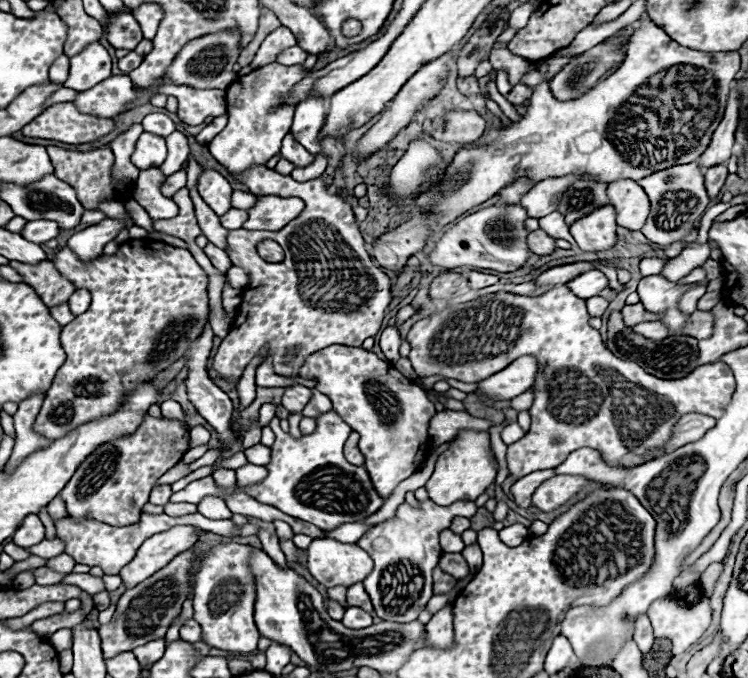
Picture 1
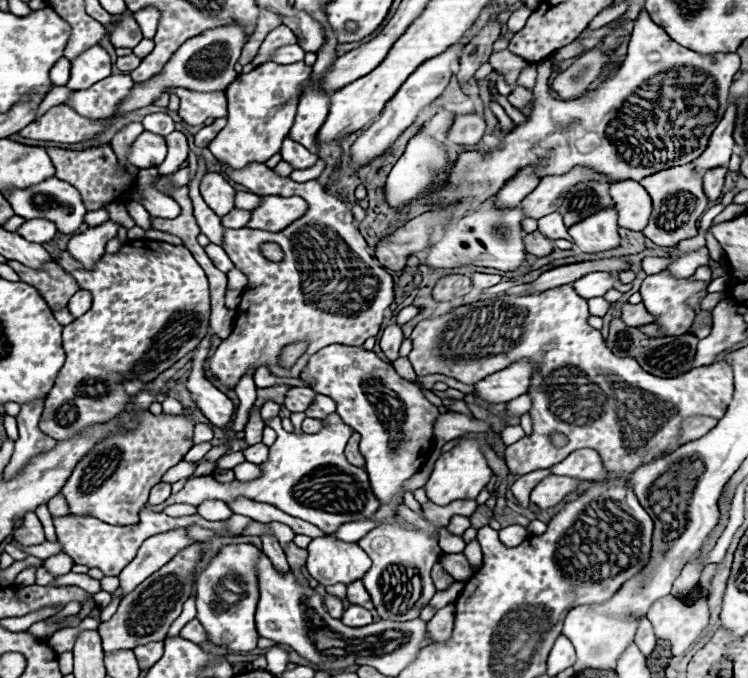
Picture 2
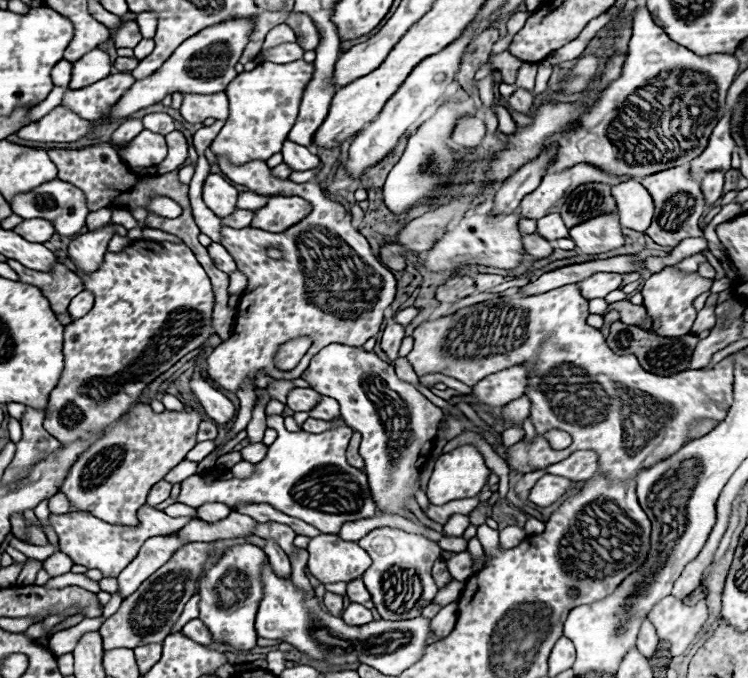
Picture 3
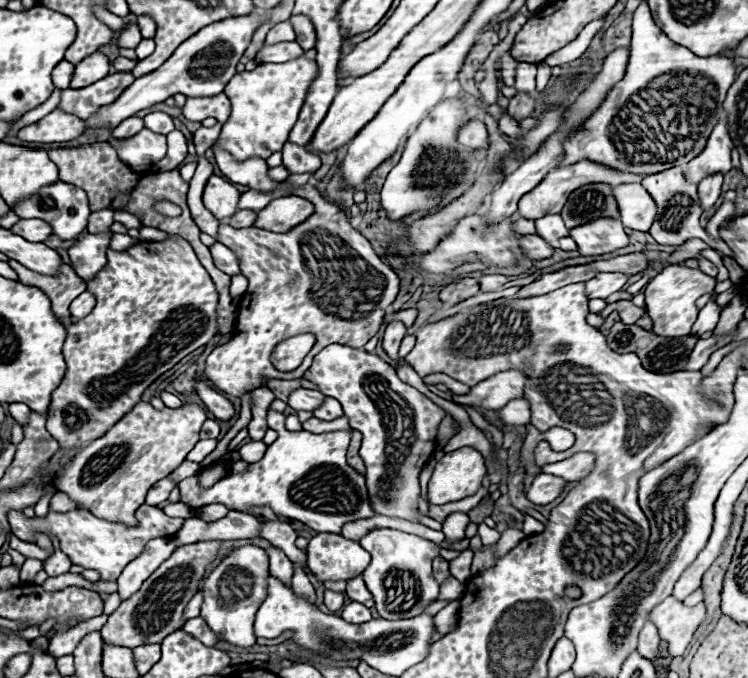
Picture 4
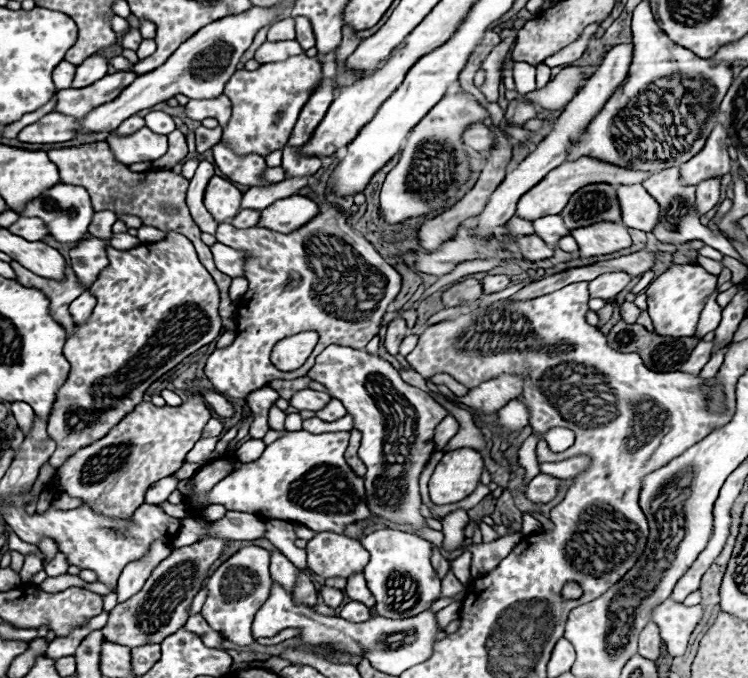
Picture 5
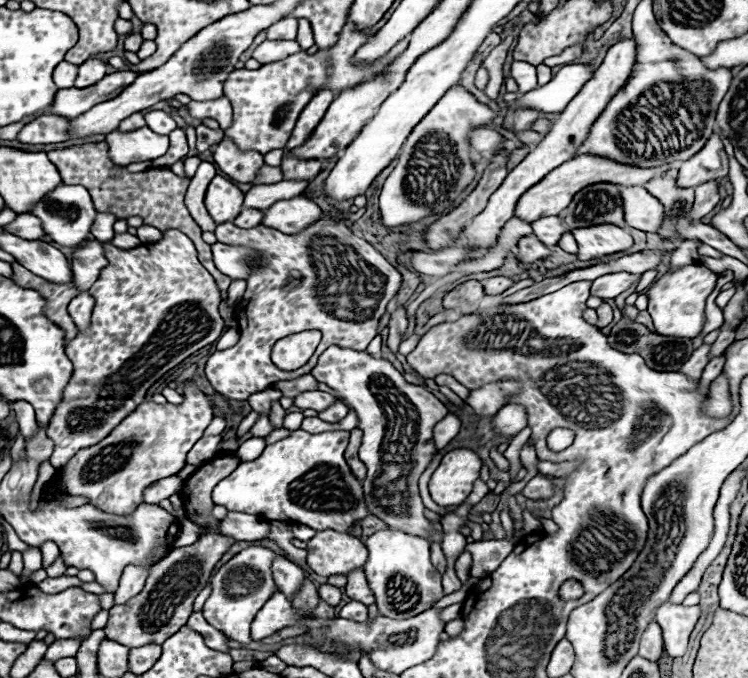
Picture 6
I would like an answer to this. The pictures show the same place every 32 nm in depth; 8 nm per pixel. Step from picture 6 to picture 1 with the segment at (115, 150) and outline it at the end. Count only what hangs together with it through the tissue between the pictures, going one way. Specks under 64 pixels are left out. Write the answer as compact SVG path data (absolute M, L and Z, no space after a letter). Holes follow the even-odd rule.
M144 132L138 142L136 150L132 154L132 164L138 170L148 170L148 168L160 168L166 160L166 142L162 136Z

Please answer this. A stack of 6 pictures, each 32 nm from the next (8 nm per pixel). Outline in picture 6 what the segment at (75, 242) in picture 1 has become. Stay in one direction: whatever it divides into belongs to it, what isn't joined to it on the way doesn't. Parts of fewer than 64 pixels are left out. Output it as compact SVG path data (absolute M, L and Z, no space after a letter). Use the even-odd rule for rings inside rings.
M86 240L86 244L74 248L72 252L70 266L74 272L74 284L80 292L88 290L96 282L100 270L108 264L102 244L104 242L100 240Z

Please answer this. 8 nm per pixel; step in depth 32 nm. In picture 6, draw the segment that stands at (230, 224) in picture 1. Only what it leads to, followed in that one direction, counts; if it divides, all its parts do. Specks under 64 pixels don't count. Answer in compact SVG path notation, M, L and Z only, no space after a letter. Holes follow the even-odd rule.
M244 208L238 218L234 218L234 226L238 228L250 228L250 226L258 226L262 220L262 212L260 210L252 210L252 208Z

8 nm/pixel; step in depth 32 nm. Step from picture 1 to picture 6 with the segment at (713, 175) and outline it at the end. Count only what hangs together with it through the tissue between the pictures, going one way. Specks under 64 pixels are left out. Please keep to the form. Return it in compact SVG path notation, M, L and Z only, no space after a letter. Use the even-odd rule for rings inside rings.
M710 180L710 182L704 182L696 188L696 202L692 206L692 212L690 216L694 220L700 220L704 214L708 214L716 204L720 202L720 196L718 196L718 182L716 180Z

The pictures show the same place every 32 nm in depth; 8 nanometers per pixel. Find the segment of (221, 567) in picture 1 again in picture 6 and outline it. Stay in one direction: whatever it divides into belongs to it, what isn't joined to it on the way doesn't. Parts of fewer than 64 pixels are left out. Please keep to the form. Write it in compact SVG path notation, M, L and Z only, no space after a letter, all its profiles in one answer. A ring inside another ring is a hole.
M248 546L240 550L234 558L230 558L218 572L210 578L212 594L206 600L202 614L204 618L224 632L230 640L252 640L250 638L250 624L256 616L256 612L264 606L264 602L272 596L274 592L274 582L272 582L272 564L274 552L262 546Z

